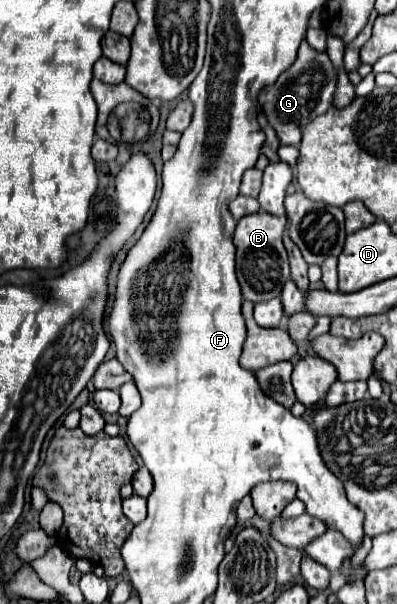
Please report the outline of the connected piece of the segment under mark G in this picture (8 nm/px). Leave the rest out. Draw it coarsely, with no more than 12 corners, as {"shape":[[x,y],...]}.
{"shape":[[302,41],[262,93],[282,145],[332,107],[336,71]]}

